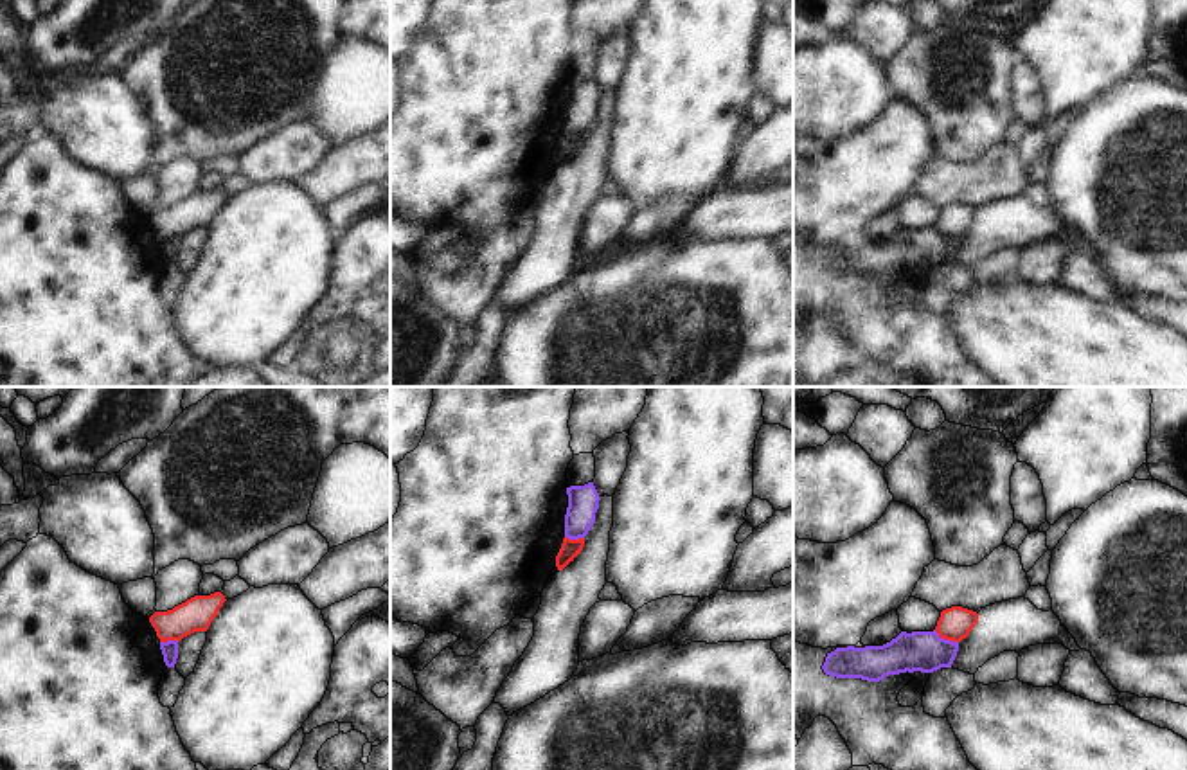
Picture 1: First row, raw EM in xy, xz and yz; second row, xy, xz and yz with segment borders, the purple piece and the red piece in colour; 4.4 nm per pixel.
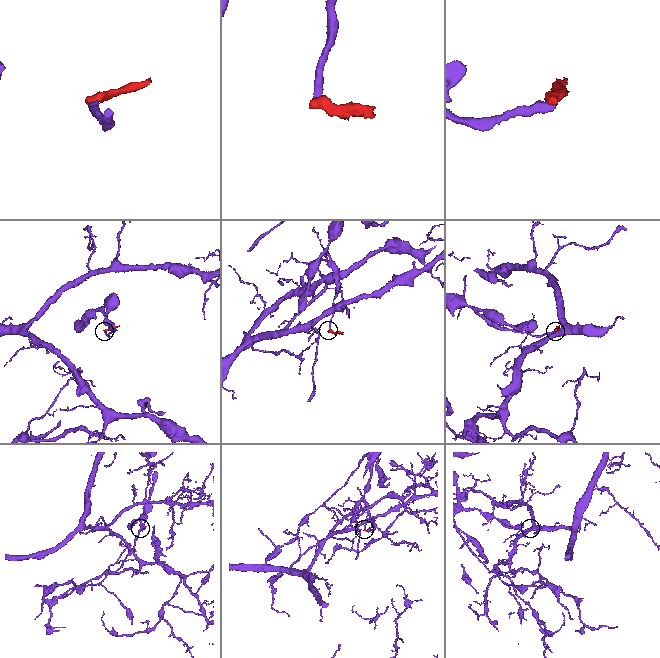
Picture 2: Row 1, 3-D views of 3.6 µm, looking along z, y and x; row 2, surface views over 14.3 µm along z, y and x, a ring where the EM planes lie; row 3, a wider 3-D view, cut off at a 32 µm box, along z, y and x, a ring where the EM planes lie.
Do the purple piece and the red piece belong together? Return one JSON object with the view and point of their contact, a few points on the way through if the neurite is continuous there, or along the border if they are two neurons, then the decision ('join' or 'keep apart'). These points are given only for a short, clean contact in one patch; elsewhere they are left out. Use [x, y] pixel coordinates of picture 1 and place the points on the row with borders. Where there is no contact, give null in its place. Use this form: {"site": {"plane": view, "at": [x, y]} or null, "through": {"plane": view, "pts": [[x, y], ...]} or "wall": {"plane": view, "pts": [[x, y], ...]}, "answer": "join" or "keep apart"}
{"site": {"plane": "yz", "at": [945, 639]}, "wall": {"plane": "yz", "pts": [[934, 630], [941, 637], [957, 643]]}, "answer": "keep apart"}

